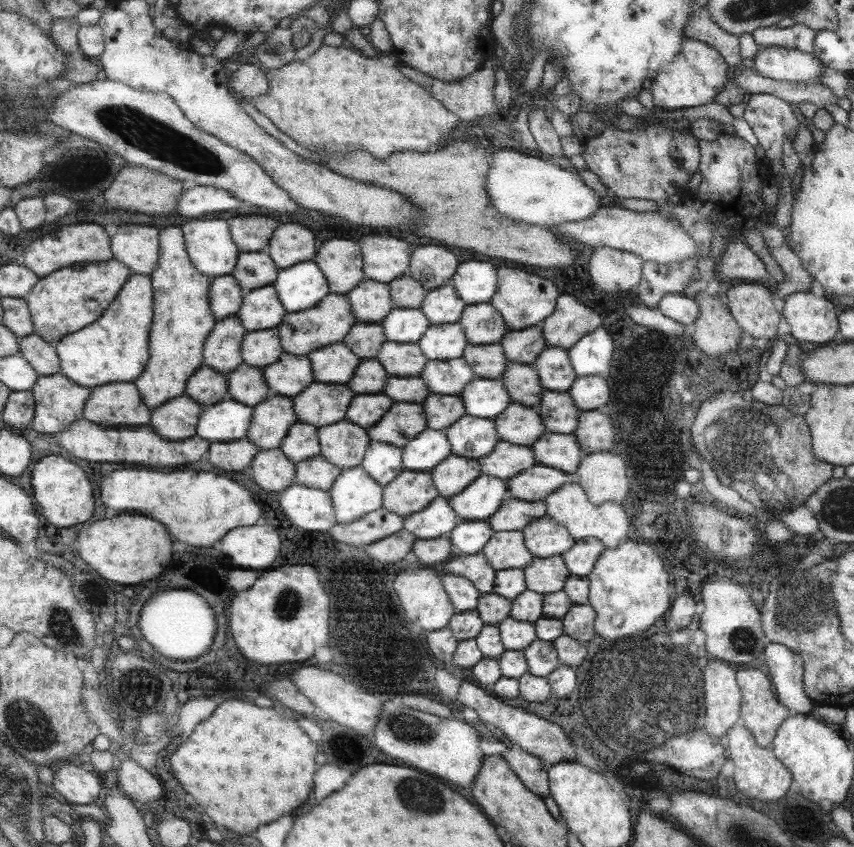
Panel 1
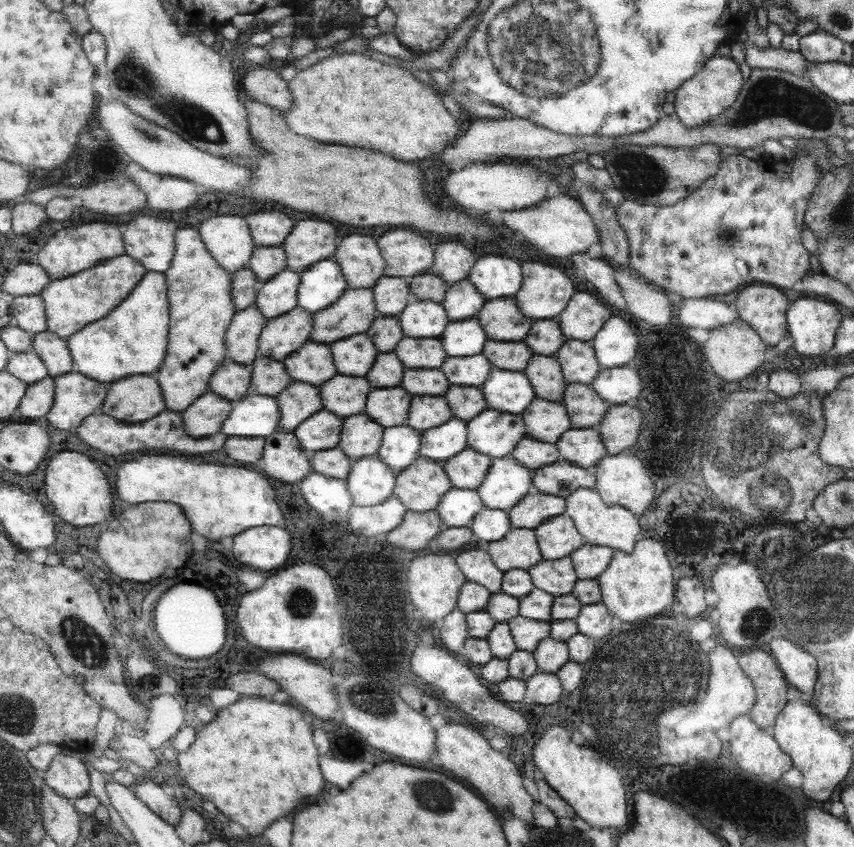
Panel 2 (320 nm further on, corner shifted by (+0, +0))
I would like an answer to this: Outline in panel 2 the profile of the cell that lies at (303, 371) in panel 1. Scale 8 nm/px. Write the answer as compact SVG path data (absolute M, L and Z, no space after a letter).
M307 341L296 353L284 360L295 381L321 387L339 374L332 346L327 343Z

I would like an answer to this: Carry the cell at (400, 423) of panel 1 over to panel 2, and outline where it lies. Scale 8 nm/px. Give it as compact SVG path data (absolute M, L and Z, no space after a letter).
M412 395L409 405L408 420L405 425L422 432L427 429L441 426L451 420L452 410L448 402L440 396Z

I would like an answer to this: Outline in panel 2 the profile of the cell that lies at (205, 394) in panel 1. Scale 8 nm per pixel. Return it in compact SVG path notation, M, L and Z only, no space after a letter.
M228 359L212 376L210 391L230 401L240 401L251 394L252 378L250 366Z

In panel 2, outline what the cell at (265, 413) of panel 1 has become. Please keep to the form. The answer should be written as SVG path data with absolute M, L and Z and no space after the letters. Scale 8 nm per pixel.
M294 381L278 396L282 412L278 431L294 433L297 427L315 413L325 409L320 387L311 383Z

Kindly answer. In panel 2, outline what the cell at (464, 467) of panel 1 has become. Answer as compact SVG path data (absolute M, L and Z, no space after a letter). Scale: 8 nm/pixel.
M467 448L445 460L443 466L452 488L476 490L492 467L492 458Z

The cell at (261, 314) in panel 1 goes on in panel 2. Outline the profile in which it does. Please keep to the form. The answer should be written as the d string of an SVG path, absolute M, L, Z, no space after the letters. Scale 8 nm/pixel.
M287 268L259 287L255 304L269 320L298 307L301 275Z

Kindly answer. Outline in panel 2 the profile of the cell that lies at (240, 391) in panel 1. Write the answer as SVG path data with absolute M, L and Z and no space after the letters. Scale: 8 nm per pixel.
M259 356L251 365L251 369L253 395L278 397L295 381L284 362L269 357Z

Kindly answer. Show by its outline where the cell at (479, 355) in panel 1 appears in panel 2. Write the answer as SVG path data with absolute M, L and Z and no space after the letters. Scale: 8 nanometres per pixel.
M485 341L480 352L493 367L501 370L523 371L532 355L531 349L523 341Z

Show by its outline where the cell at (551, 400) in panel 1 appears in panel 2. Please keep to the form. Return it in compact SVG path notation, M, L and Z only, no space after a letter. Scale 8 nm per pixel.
M568 383L561 404L568 411L572 428L596 428L611 405L585 383Z

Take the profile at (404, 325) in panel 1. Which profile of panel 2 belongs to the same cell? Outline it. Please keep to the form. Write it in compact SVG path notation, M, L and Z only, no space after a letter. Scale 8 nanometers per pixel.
M410 299L397 320L404 337L437 339L447 328L449 318L442 303Z

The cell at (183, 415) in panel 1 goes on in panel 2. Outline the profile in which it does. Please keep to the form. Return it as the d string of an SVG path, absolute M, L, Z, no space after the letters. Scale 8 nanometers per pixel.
M206 392L195 404L183 412L185 426L193 436L213 436L222 431L224 422L231 416L234 404L229 399Z

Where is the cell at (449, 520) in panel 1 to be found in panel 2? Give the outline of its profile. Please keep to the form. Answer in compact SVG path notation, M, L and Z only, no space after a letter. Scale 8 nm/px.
M451 488L435 509L446 527L465 527L484 507L476 490Z

